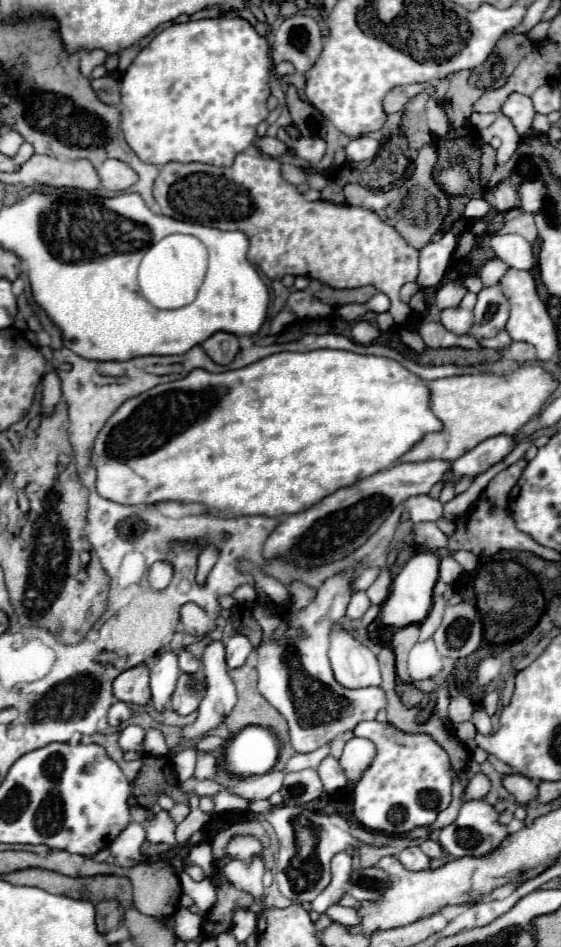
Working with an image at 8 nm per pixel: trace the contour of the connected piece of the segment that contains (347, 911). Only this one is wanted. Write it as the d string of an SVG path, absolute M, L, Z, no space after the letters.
M333 904L331 908L327 908L325 912L333 922L337 924L343 924L343 926L349 926L349 924L357 924L361 920L361 916L357 914L355 908L345 908L345 906L339 906L339 904Z

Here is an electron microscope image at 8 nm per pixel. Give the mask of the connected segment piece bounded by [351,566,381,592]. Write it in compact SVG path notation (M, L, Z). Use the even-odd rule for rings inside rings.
M369 566L369 568L365 568L361 574L357 574L357 576L353 578L353 582L351 582L351 590L353 590L353 592L367 590L367 588L373 584L373 580L377 578L379 570L381 570L381 568L377 568L377 566Z

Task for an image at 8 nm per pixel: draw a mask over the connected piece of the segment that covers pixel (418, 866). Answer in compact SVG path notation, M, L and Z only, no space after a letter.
M419 846L405 848L405 850L399 854L399 862L401 862L407 870L427 870L427 868L429 868L429 858L421 852Z

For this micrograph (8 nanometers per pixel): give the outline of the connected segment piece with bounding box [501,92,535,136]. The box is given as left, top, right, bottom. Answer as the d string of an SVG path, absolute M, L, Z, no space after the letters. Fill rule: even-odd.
M513 92L507 98L507 102L503 104L503 110L501 112L513 120L519 136L523 136L527 130L531 130L531 122L533 122L535 110L533 110L533 104L531 104L531 98L529 96L523 96L523 94Z

